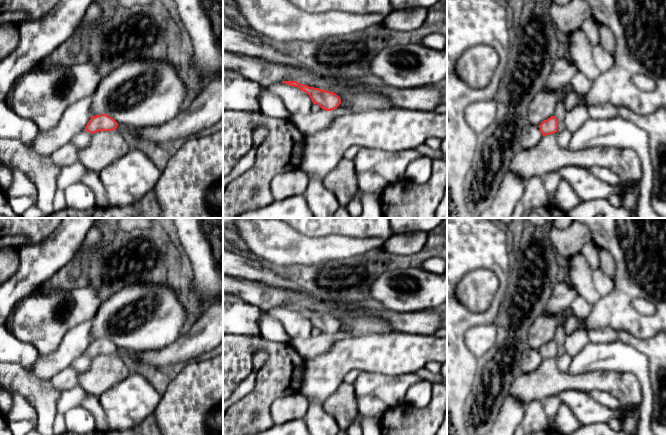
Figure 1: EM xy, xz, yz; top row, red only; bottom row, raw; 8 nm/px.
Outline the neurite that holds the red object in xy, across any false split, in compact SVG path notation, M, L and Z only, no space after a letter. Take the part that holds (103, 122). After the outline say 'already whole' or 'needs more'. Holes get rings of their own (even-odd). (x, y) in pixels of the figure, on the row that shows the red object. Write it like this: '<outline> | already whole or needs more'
M107 114L92 116L87 123L85 130L91 134L99 131L116 130L118 123Z | already whole

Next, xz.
M283 81L290 86L299 88L306 92L313 104L321 107L319 111L311 112L308 115L292 114L289 121L293 123L305 136L325 130L337 118L335 109L341 104L341 99L333 92L321 90L300 84L297 81Z | needs more

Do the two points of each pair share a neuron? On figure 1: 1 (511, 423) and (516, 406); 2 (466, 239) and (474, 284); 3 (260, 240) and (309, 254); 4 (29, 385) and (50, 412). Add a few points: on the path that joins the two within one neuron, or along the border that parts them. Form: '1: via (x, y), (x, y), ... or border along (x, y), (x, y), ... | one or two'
1: via (511, 419), (513, 410) | one
2: border along (495, 274), (486, 269), (473, 269), (457, 286) | two
3: via (272, 240), (283, 246), (297, 248) | one
4: via (36, 392), (44, 400), (45, 405) | one

